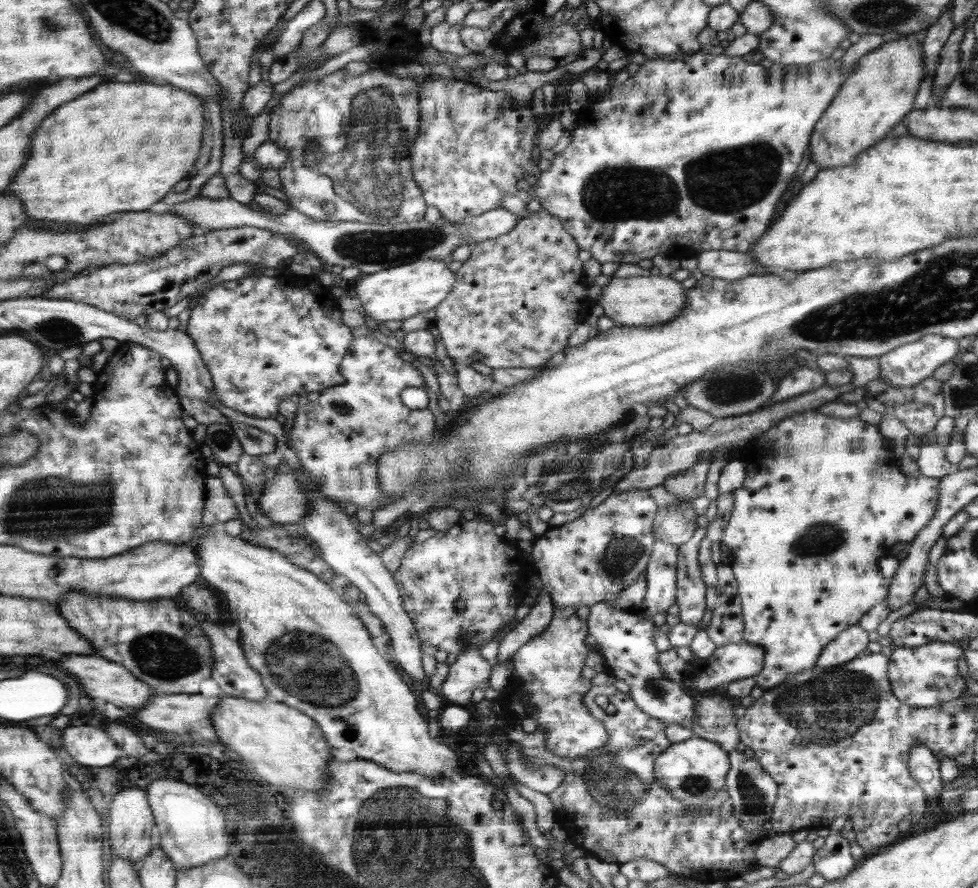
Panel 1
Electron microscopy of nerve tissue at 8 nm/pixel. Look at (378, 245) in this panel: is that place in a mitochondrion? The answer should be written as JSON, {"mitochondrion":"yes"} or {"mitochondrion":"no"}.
{"mitochondrion":"yes"}

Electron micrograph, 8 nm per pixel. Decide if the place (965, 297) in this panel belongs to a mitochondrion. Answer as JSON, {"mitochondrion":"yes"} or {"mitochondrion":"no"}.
{"mitochondrion":"yes"}

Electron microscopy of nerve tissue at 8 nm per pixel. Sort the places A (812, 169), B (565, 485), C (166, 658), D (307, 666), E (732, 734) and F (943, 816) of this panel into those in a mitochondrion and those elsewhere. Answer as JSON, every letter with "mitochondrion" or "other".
{"A":"other","B":"mitochondrion","C":"mitochondrion","D":"mitochondrion","E":"other","F":"other"}

